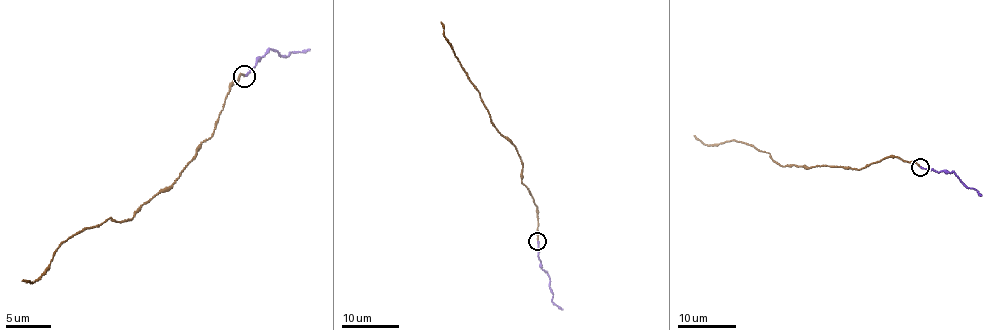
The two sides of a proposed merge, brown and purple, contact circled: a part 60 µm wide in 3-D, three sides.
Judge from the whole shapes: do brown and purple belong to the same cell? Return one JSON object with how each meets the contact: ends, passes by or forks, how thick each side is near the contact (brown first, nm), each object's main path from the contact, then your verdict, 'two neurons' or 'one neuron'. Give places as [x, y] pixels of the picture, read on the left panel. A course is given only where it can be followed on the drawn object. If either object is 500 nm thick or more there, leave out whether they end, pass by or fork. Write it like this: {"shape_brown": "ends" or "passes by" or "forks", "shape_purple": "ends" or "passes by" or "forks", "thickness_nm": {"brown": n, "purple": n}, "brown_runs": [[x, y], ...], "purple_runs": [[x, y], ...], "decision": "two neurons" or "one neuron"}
{"shape_brown": "ends", "shape_purple": "ends", "thickness_nm": {"brown": 130, "purple": 160}, "brown_runs": [[244, 76], [228, 89], [216, 127], [181, 174], [133, 218], [110, 218], [64, 240], [35, 281], [22, 279]], "purple_runs": [[244, 76], [267, 49], [288, 56], [291, 52], [309, 48]], "decision": "one neuron"}

